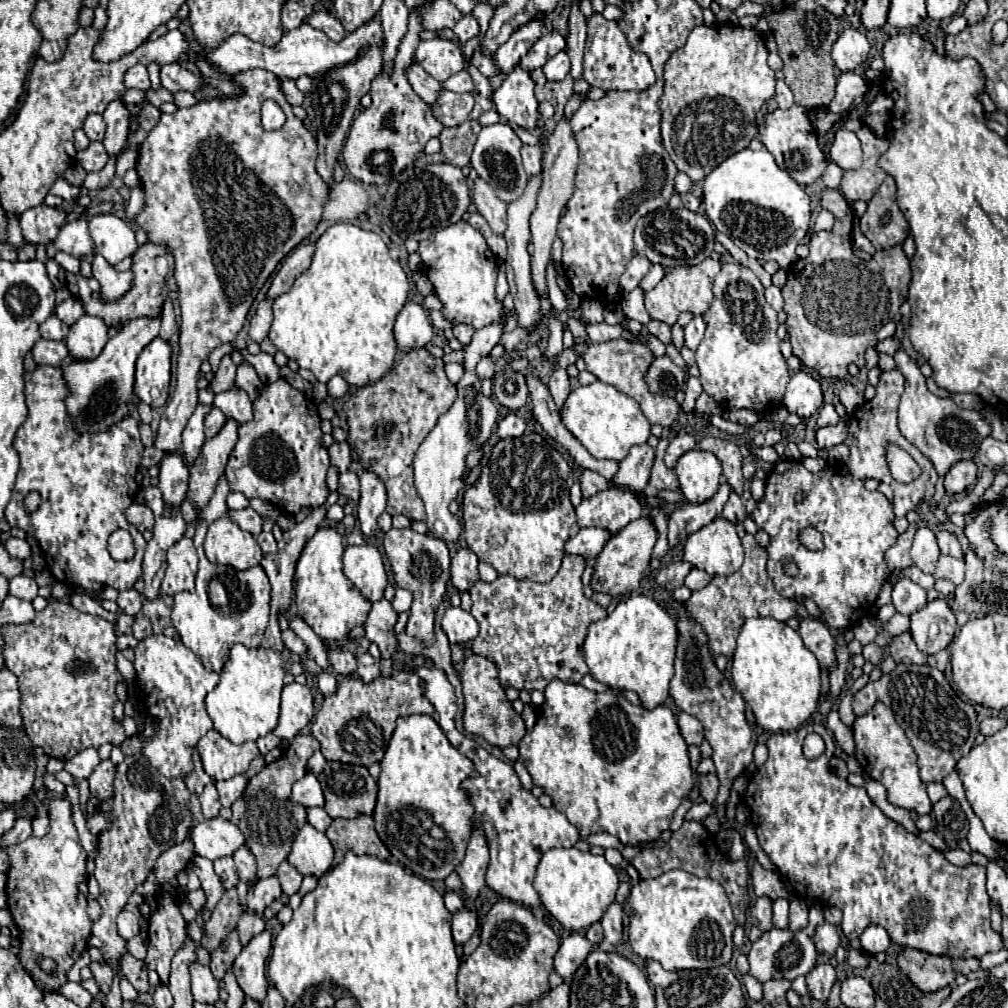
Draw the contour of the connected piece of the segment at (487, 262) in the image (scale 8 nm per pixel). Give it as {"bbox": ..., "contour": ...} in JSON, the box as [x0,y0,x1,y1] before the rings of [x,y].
{"bbox":[418,219,504,329],"contour":[[[464,219],[436,231],[434,237],[420,241],[418,253],[422,257],[424,273],[434,287],[434,295],[442,303],[442,315],[452,325],[466,323],[474,329],[502,321],[504,305],[496,297],[496,259],[486,245],[486,239]]]}

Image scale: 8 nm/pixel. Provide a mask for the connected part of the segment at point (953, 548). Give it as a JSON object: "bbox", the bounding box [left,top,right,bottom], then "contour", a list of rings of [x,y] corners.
{"bbox":[936,529,964,557],"contour":[[[938,529],[936,531],[936,539],[938,539],[938,547],[940,547],[942,553],[952,555],[952,557],[964,557],[962,549],[960,549],[960,541],[958,541],[958,537],[952,531]]]}

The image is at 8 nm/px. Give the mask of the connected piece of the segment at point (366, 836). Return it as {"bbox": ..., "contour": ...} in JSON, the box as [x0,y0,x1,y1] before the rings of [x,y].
{"bbox":[326,815,390,865],"contour":[[[360,815],[356,819],[334,819],[326,829],[328,839],[334,843],[334,865],[338,865],[348,851],[356,855],[372,855],[378,859],[390,859],[390,851],[374,831],[374,819]]]}

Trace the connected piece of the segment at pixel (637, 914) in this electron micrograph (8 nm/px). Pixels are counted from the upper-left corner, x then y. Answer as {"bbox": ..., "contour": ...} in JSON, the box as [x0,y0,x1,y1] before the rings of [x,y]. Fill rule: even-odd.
{"bbox":[628,869,736,971],"contour":[[[674,869],[656,879],[636,883],[630,893],[630,905],[632,905],[632,915],[630,915],[628,939],[634,953],[638,953],[642,959],[654,959],[666,971],[710,969],[730,961],[734,951],[732,931],[736,927],[736,921],[730,909],[728,895],[718,881],[712,881],[710,877],[700,879],[682,869]]]}

